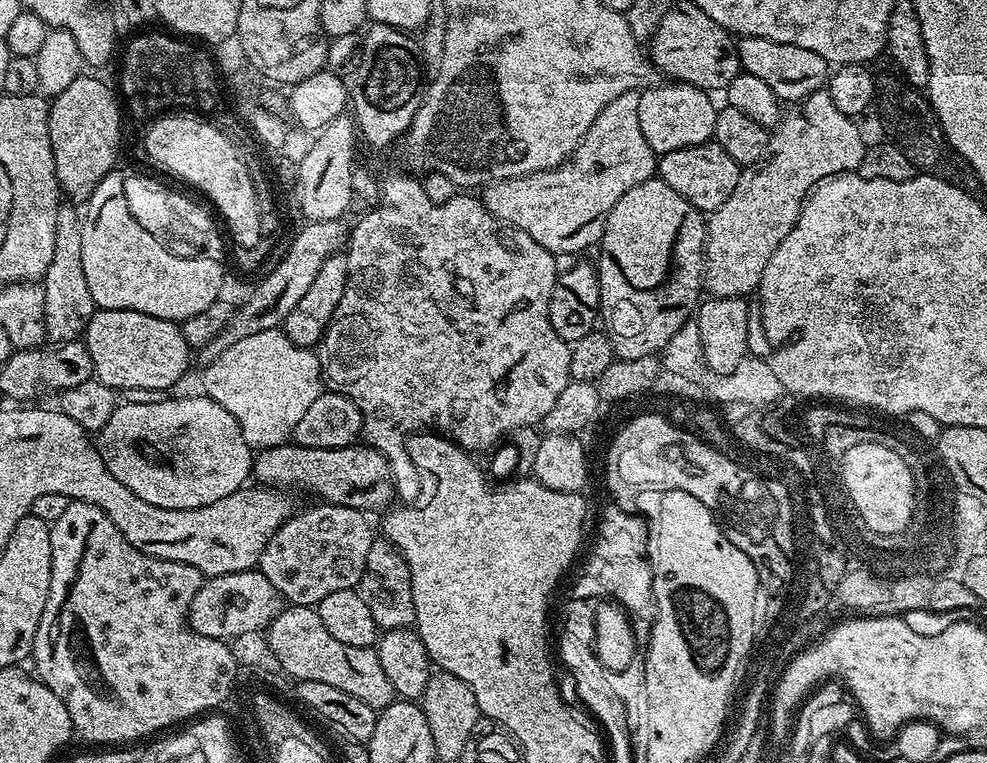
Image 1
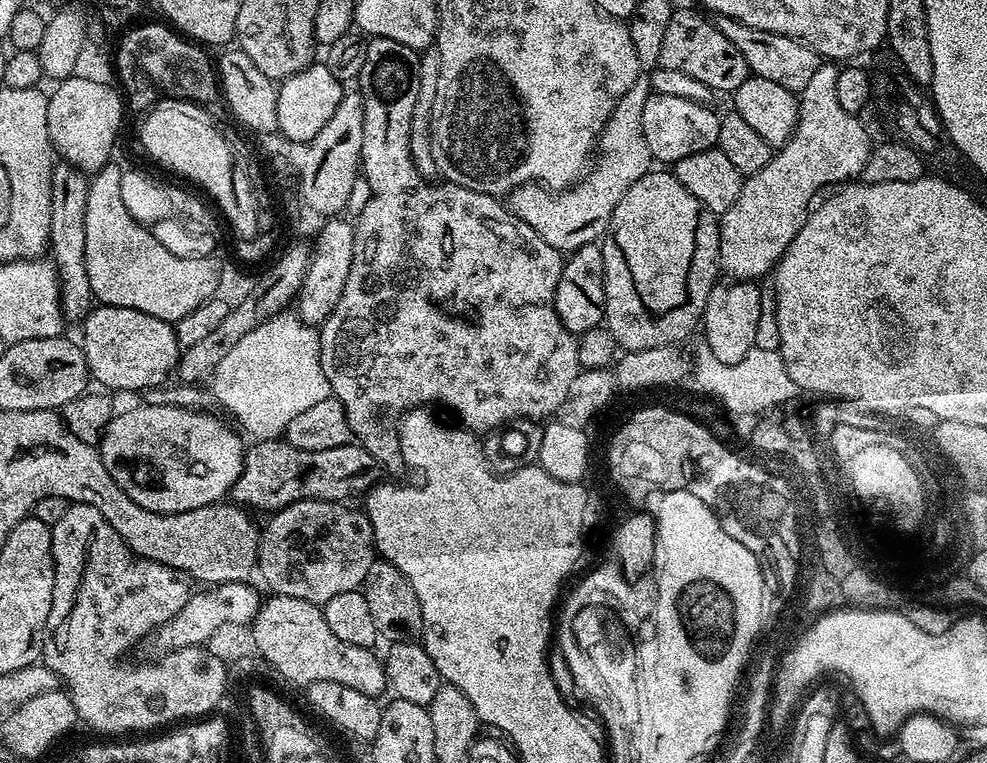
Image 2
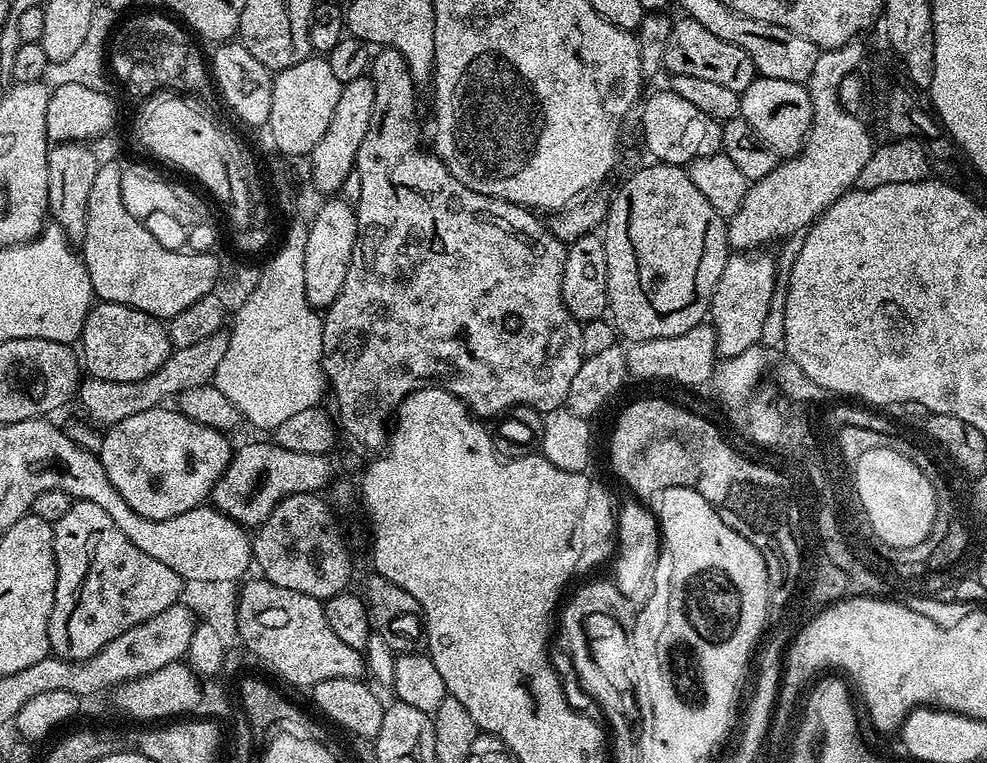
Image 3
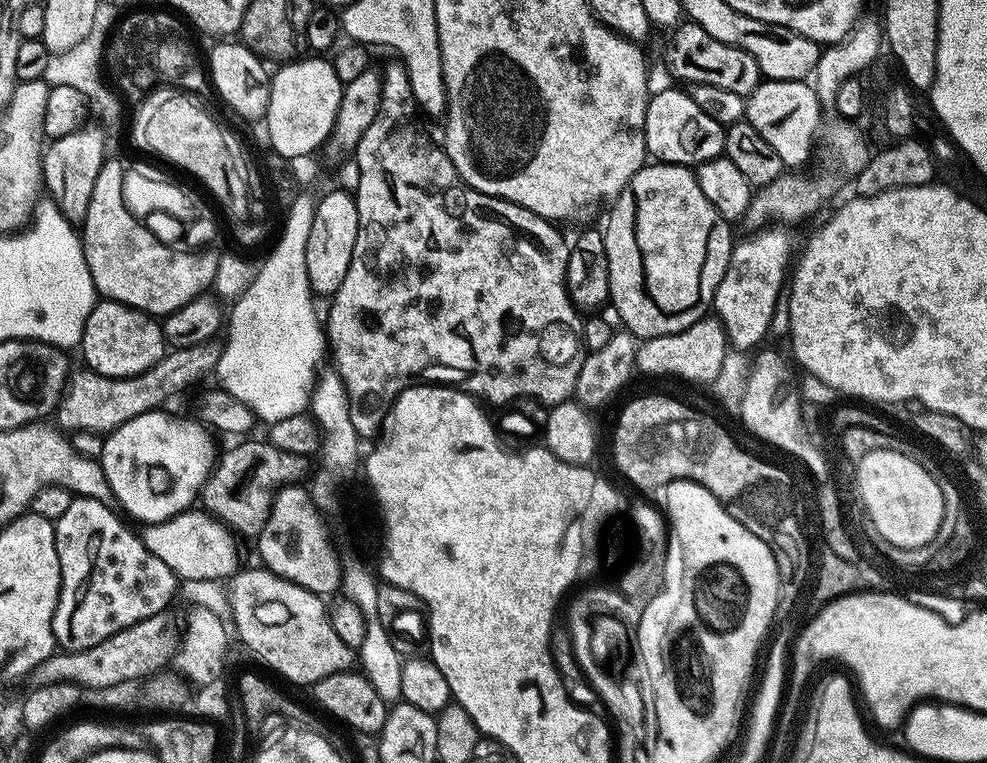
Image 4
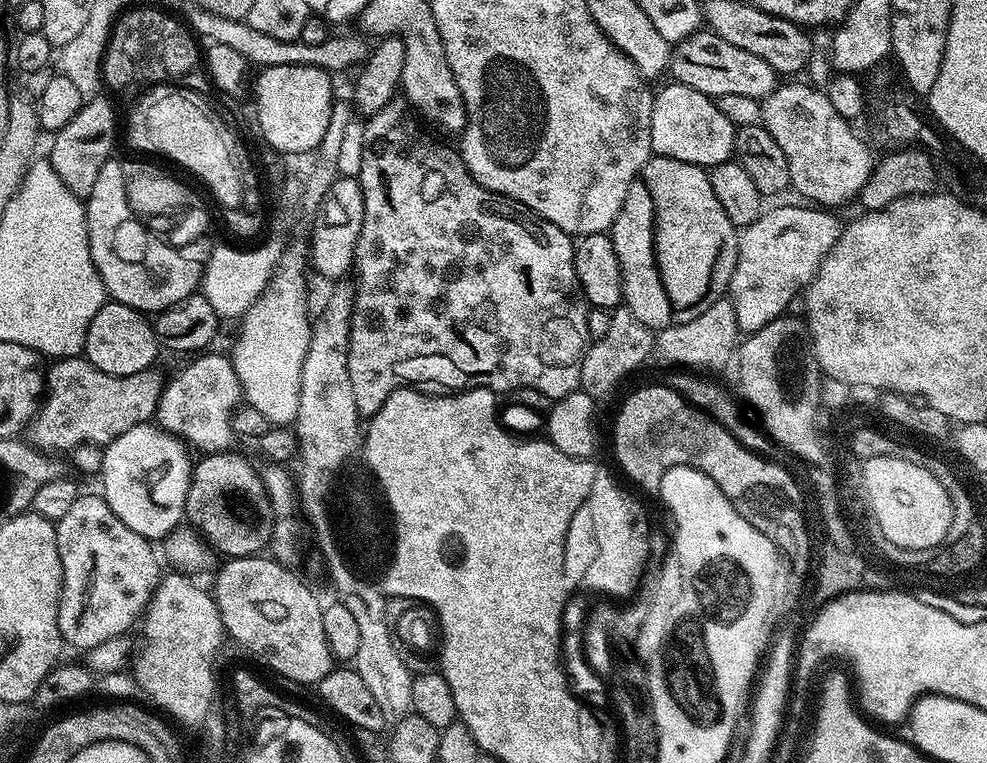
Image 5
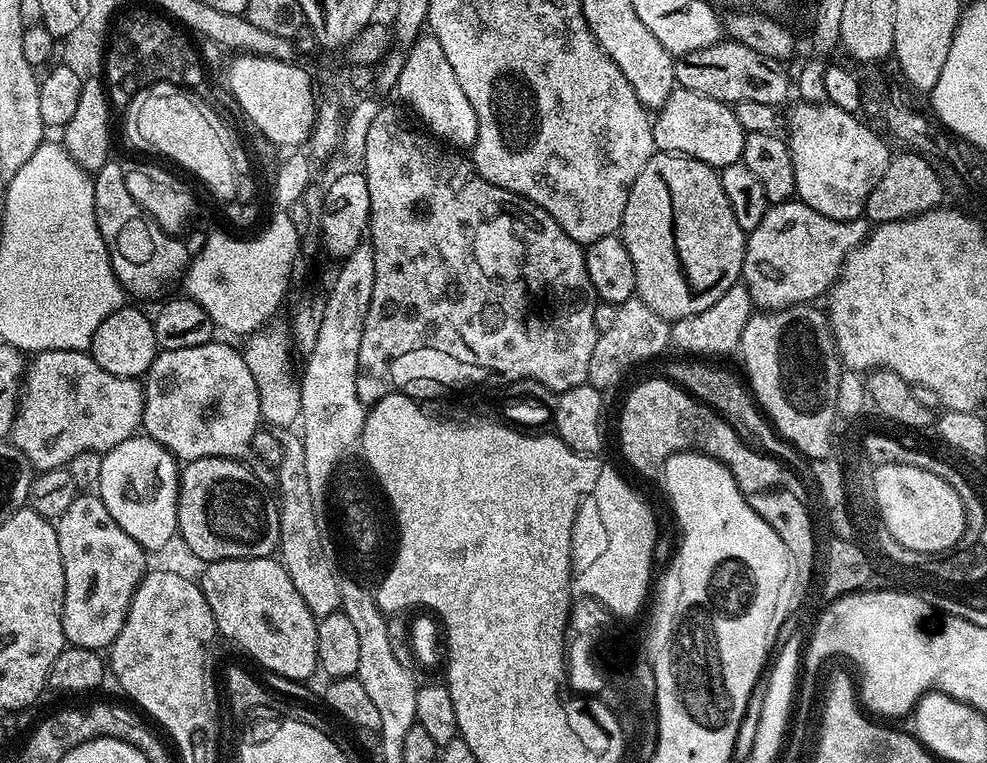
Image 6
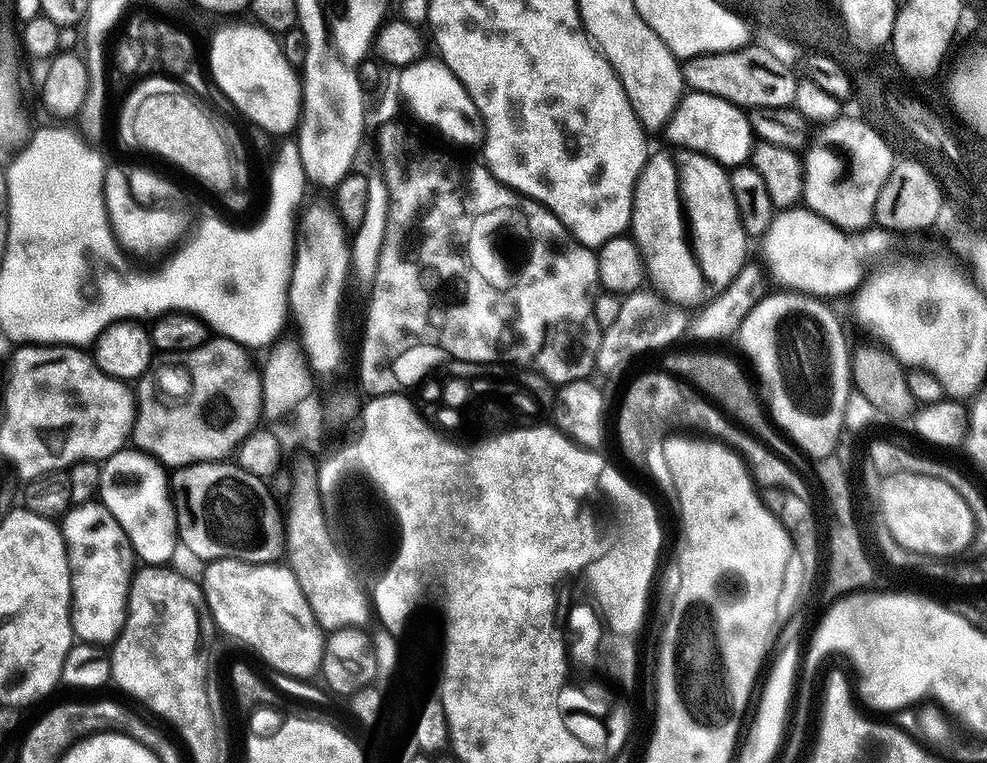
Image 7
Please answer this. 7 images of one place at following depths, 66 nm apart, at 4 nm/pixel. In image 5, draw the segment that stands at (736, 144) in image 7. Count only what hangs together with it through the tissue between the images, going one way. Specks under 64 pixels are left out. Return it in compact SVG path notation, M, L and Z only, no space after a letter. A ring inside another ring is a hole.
M668 82L659 93L655 93L650 114L650 142L657 156L674 158L678 162L697 164L711 170L717 164L733 159L736 125L716 108L715 99L685 84Z

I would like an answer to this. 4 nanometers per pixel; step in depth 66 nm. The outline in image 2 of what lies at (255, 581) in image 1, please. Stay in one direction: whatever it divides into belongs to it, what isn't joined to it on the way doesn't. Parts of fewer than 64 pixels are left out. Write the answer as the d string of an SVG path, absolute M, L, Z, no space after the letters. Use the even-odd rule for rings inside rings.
M239 580L229 584L218 584L207 590L193 591L186 606L182 606L182 610L178 610L178 614L174 614L174 618L170 618L165 624L158 626L152 633L150 643L152 643L153 650L156 651L156 654L163 654L179 648L194 648L203 645L218 627L226 623L251 625L252 619L256 617L260 609L262 596L259 596L250 585L251 583Z

